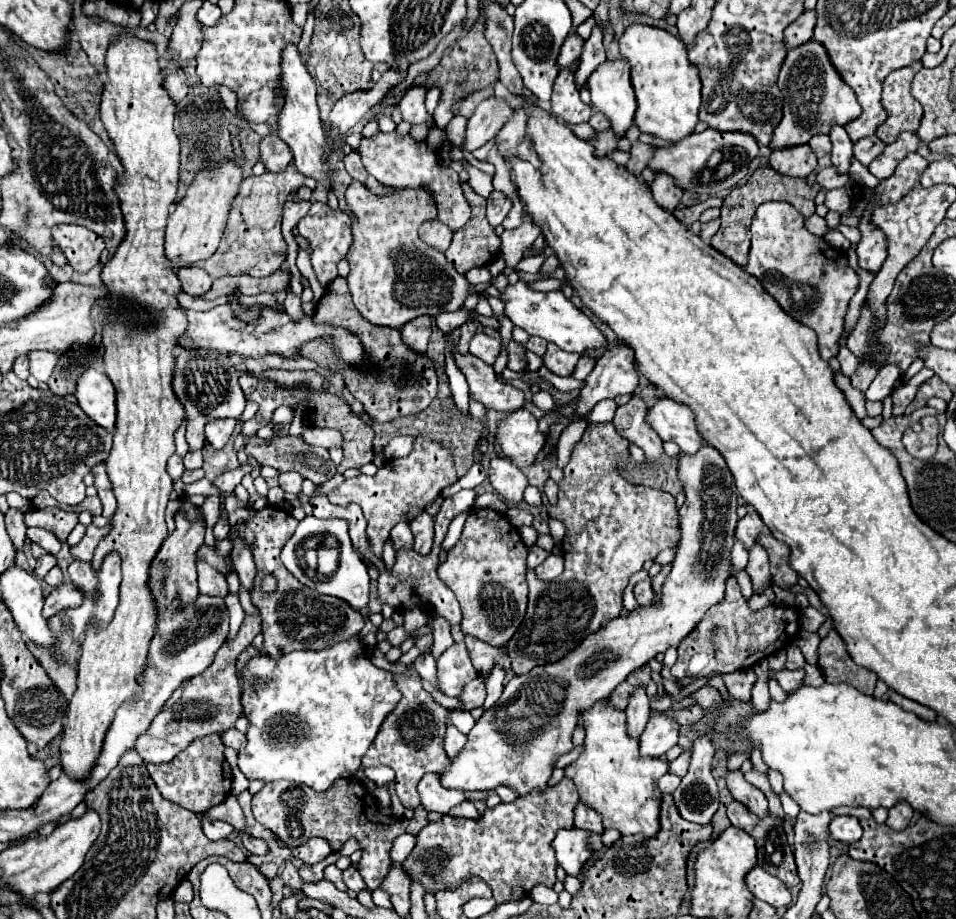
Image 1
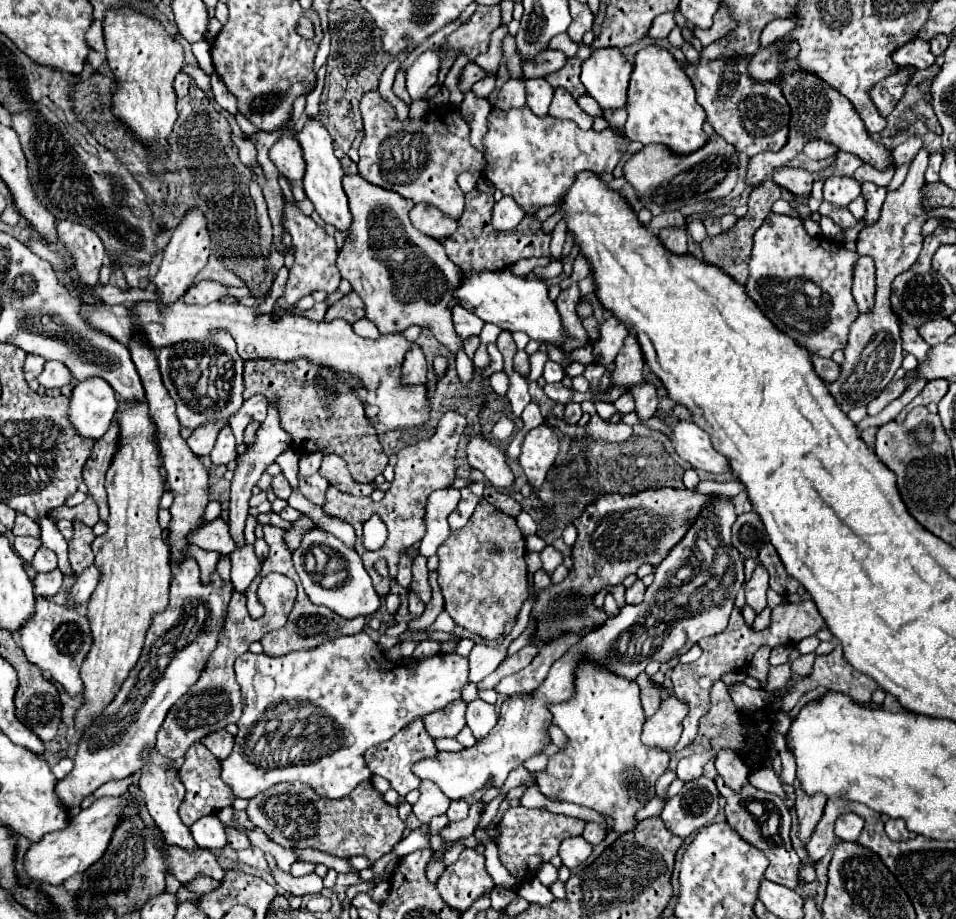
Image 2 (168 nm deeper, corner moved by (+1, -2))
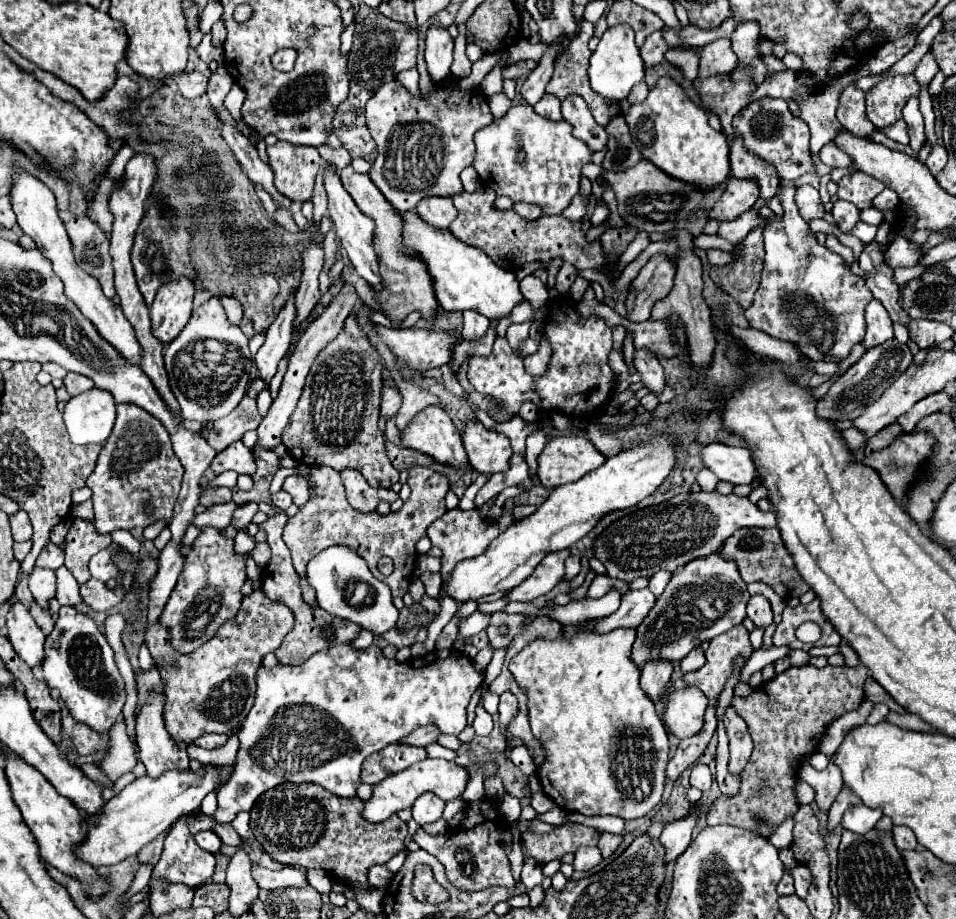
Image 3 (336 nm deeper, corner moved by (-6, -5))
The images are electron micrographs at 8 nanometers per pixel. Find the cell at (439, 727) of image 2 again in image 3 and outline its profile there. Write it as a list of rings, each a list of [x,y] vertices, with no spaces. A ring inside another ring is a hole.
[[[425,725],[425,727],[415,729],[407,737],[403,737],[399,743],[403,743],[403,745],[415,745],[415,747],[425,747],[429,743],[435,743],[437,737],[439,737],[439,731],[437,729],[431,729],[429,725]]]

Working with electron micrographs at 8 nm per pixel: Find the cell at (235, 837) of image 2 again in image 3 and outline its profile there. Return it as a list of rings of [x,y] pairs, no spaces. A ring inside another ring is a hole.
[[[225,823],[225,825],[215,825],[213,827],[213,831],[215,831],[215,835],[225,843],[225,845],[241,845],[241,837],[237,835],[237,831],[229,825],[229,823]]]

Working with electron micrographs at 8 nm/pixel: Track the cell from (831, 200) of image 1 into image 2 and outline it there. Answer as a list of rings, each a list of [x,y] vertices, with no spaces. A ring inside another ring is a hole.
[[[822,202],[820,204],[820,210],[818,210],[822,216],[830,216],[840,228],[852,228],[856,224],[856,218],[850,214],[848,208],[840,208],[840,206],[830,206],[830,202]]]

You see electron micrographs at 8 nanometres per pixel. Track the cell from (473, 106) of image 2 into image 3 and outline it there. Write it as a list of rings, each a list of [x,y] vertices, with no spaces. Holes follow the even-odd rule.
[[[459,33],[455,39],[455,51],[453,51],[453,65],[451,73],[455,77],[467,77],[471,73],[471,61],[465,55],[465,33]]]

